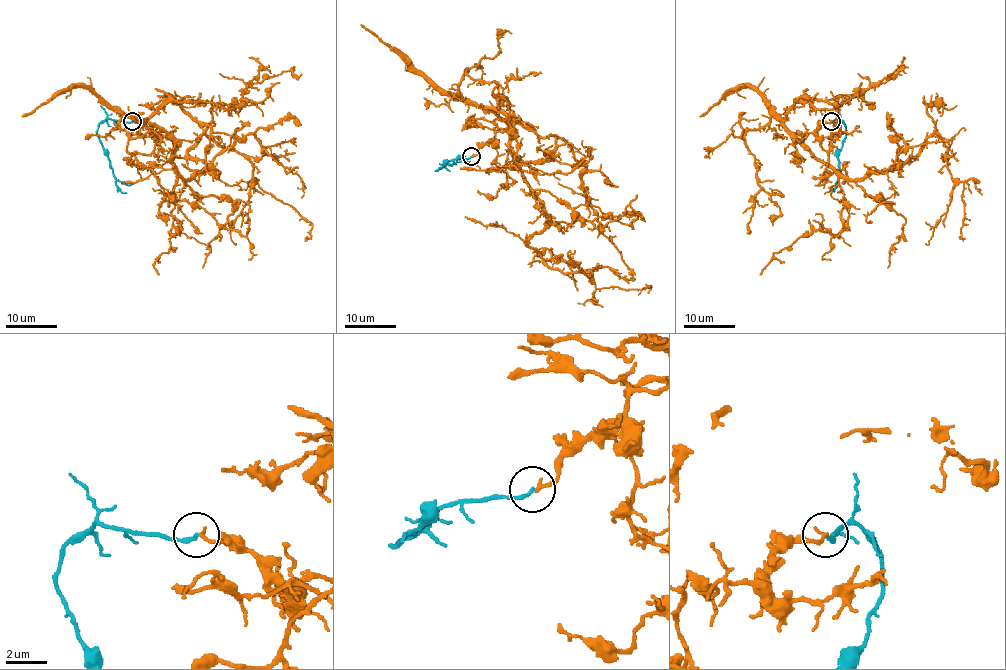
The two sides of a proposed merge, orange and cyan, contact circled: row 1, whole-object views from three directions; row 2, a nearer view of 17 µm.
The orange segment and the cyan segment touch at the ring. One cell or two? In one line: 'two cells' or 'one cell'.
two cells

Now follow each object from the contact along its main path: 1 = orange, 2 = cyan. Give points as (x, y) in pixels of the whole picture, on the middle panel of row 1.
1: (472, 157), (511, 127), (513, 158), (545, 214), (527, 243), (550, 268), (592, 273), (597, 288), (644, 288)
2: (471, 157), (449, 160), (436, 171), (445, 163), (451, 166), (466, 155)

